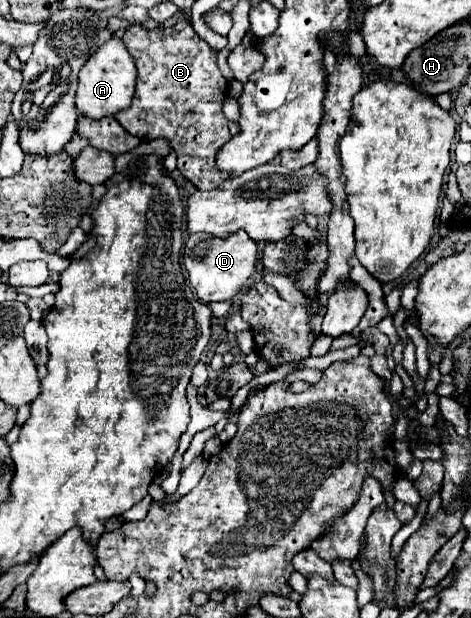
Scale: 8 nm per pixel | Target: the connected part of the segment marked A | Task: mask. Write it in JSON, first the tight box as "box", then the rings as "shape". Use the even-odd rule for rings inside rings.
{"box":[75,37,135,119],"shape":[[[117,37],[107,41],[97,49],[97,53],[83,65],[79,71],[79,85],[75,93],[75,109],[79,115],[89,119],[101,119],[119,113],[121,109],[127,109],[131,105],[131,99],[135,95],[135,61],[129,55],[125,43]]]}

